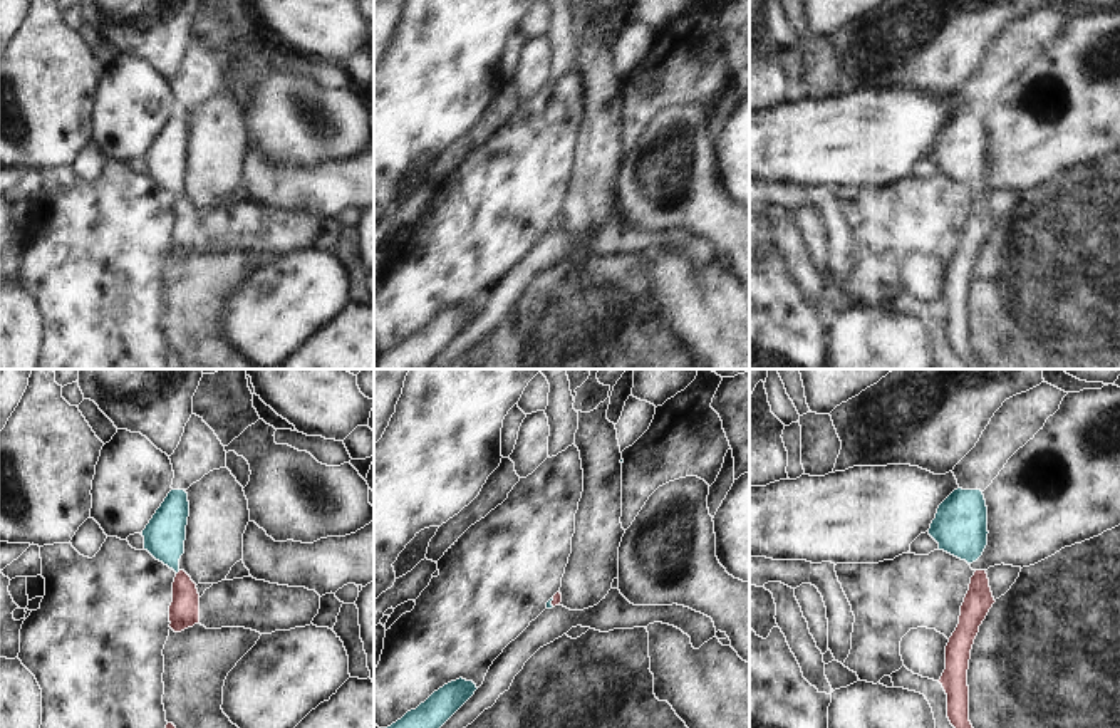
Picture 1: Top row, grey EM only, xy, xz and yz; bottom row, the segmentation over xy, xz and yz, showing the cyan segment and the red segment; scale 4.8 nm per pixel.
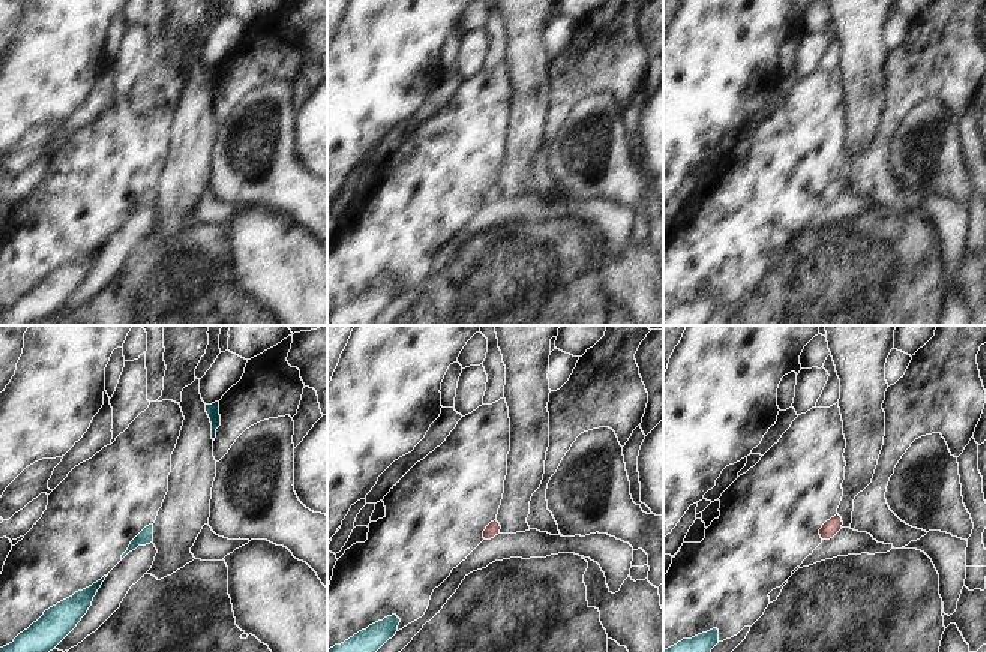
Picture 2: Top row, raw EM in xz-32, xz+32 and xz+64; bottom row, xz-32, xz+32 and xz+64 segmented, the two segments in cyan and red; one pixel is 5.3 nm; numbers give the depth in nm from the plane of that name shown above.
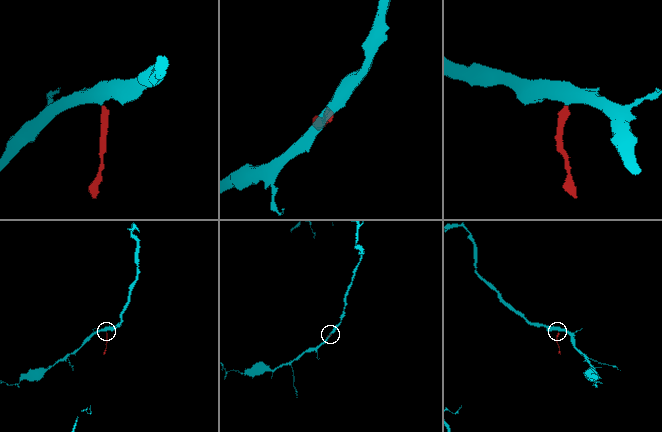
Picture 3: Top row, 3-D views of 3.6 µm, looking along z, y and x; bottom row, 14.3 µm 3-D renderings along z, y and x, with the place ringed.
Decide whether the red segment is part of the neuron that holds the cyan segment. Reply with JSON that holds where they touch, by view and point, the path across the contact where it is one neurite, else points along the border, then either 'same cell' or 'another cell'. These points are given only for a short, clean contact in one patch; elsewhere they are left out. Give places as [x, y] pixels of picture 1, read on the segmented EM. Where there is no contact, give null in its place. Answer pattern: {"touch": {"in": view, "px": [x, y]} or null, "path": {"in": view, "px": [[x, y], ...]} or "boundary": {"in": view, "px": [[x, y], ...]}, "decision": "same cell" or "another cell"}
{"touch": {"in": "xz", "px": [550, 603]}, "path": {"in": "xz", "px": [[549, 604], [550, 603], [557, 598]]}, "decision": "same cell"}

